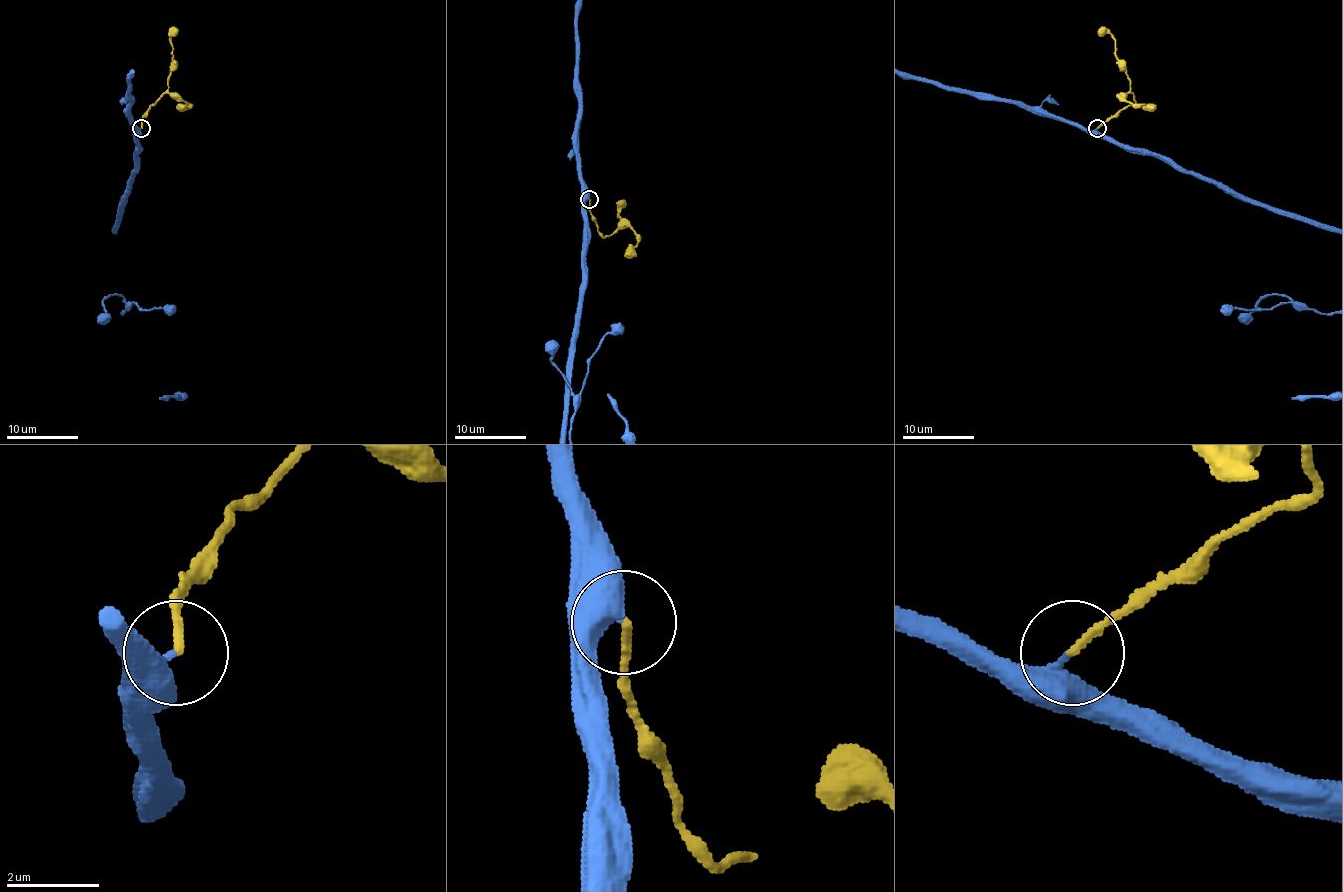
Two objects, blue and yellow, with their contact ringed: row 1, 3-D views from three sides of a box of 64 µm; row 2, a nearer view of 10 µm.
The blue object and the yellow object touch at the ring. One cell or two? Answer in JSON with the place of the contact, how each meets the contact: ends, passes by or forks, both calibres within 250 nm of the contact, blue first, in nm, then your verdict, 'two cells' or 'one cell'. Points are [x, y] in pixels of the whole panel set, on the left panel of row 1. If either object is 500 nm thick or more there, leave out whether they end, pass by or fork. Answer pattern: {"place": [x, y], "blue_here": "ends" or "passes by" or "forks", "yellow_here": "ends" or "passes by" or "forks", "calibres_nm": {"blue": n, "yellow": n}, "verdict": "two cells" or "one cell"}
{"place": [141, 128], "blue_here": "ends", "yellow_here": "ends", "calibres_nm": {"blue": 240, "yellow": 160}, "verdict": "one cell"}

